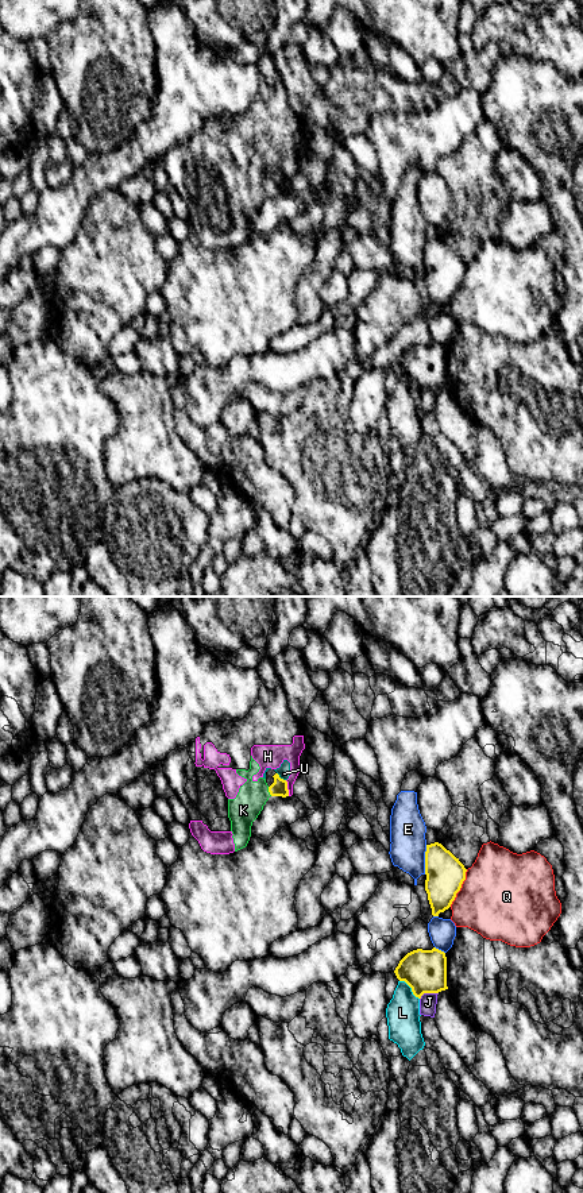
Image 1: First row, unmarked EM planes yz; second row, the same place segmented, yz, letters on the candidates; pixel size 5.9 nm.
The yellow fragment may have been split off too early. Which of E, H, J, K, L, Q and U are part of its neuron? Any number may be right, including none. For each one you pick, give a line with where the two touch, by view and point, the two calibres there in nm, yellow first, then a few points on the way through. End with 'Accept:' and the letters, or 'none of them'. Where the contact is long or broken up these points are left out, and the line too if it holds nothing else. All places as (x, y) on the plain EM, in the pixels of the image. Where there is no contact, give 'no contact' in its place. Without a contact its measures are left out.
Accept: none of them

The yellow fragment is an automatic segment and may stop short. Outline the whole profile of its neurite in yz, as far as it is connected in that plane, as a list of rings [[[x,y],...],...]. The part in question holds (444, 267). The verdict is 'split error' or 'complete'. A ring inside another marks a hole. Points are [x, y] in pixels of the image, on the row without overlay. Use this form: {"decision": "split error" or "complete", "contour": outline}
{"decision": "complete", "contour": [[[441,239],[426,240],[425,247],[425,286],[432,310],[448,305],[466,275],[467,265]]]}

